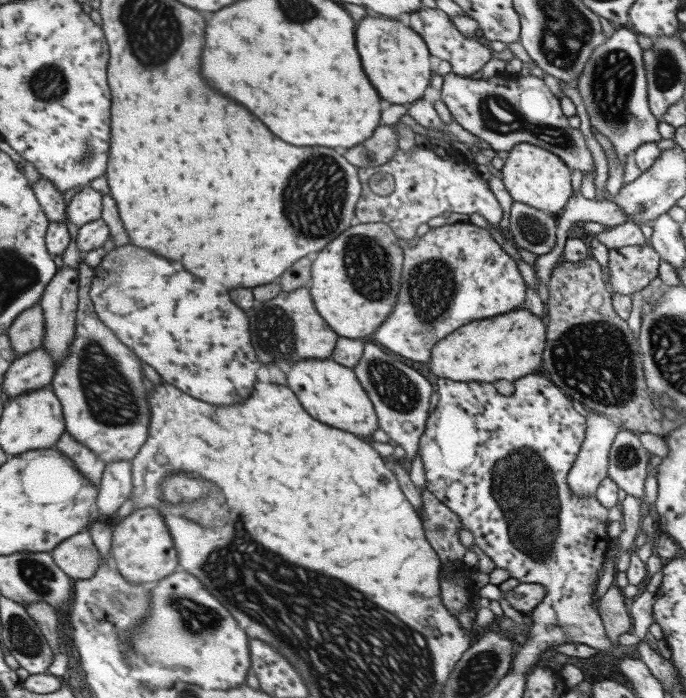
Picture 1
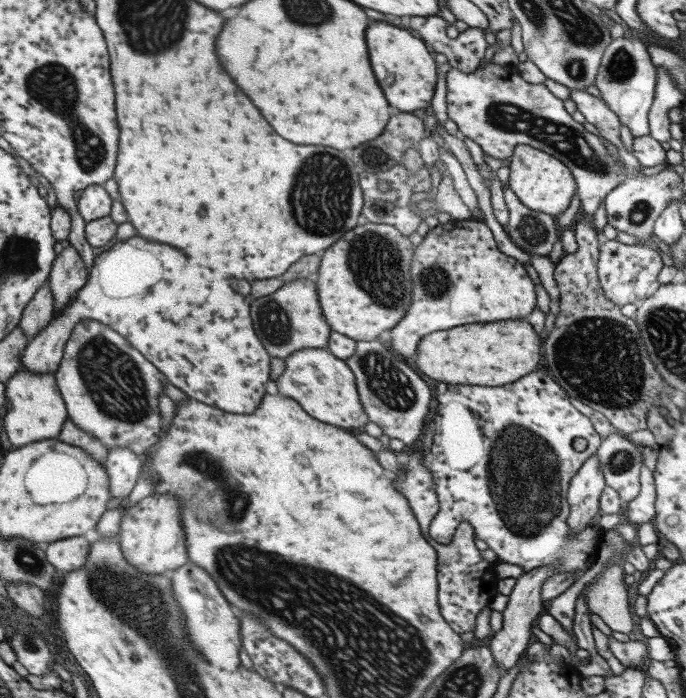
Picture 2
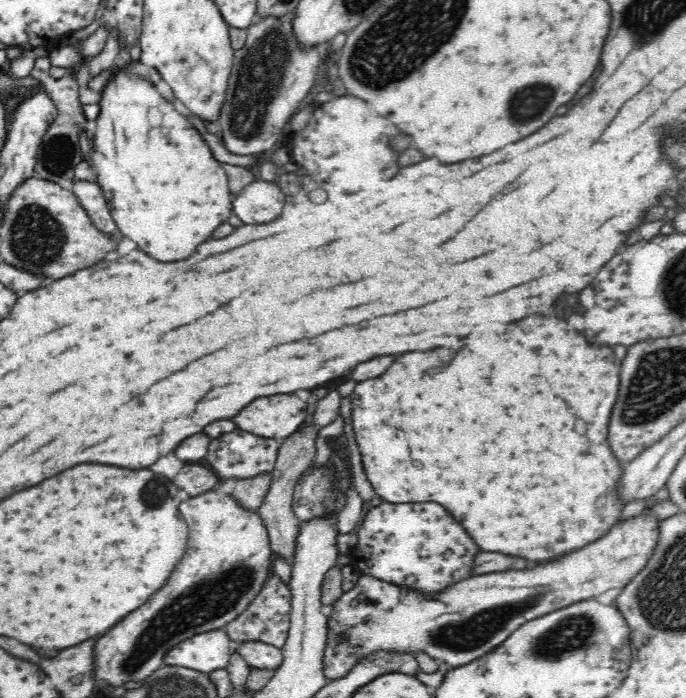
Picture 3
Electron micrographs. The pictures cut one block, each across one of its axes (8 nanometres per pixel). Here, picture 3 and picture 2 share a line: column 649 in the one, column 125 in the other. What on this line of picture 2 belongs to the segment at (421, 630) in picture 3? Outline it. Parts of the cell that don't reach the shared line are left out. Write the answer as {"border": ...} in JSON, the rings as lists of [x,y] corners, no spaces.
{"border":[[[151,494],[133,507],[125,507],[119,523],[119,548],[127,564],[142,574],[168,574],[188,561],[185,534],[178,514],[175,496]]]}

